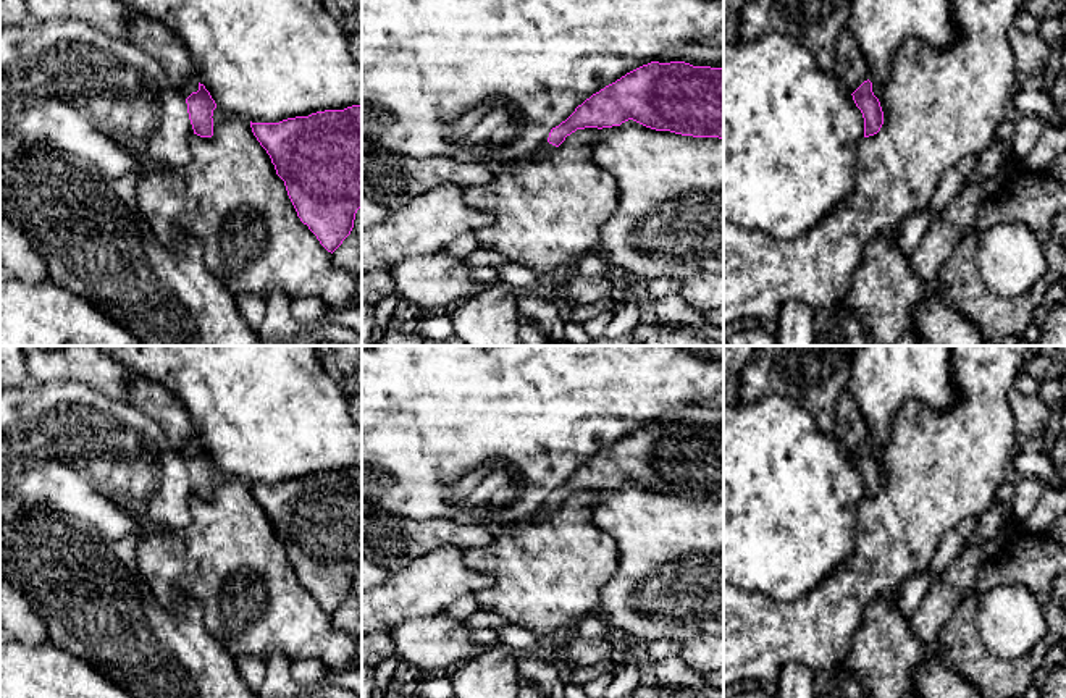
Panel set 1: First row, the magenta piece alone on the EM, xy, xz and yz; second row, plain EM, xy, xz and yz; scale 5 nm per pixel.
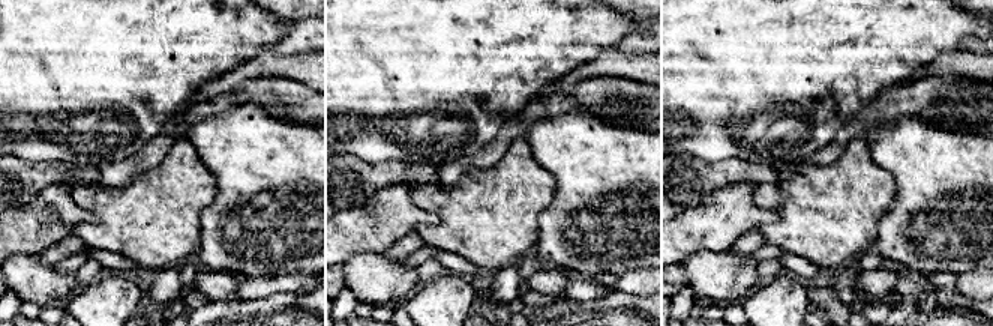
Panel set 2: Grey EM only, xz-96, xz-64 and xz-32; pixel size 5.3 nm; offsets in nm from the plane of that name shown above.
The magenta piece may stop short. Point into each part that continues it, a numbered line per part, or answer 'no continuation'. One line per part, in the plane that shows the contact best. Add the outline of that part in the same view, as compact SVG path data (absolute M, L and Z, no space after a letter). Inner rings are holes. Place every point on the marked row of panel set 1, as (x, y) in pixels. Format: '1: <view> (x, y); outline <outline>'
1: xy (191, 86); outline M192 78L179 90L187 99L192 92L199 90L199 81L195 78Z

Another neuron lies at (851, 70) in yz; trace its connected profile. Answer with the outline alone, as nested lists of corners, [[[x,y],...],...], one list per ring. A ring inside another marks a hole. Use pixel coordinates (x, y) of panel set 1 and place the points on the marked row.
[[[845,31],[838,36],[833,74],[851,94],[869,79],[867,61],[850,31]]]

